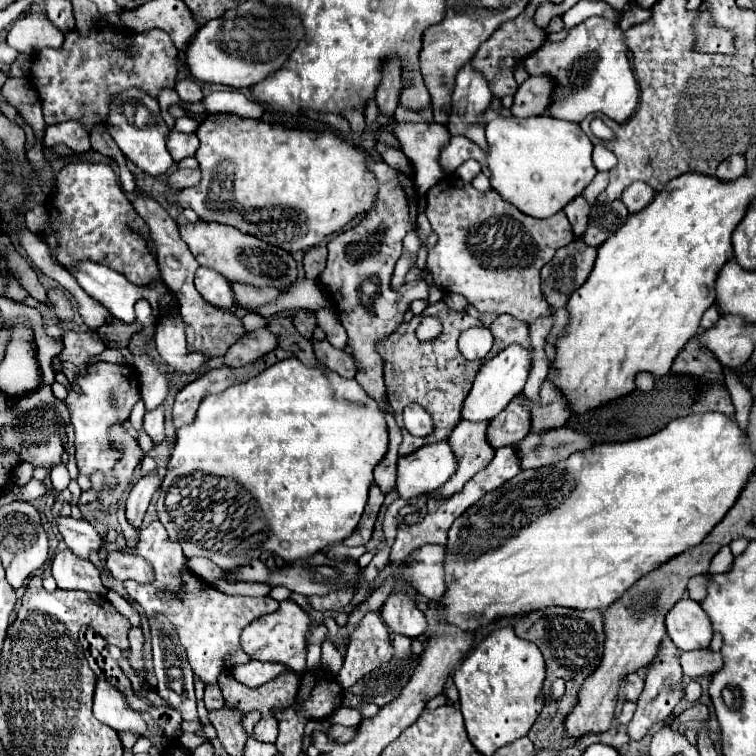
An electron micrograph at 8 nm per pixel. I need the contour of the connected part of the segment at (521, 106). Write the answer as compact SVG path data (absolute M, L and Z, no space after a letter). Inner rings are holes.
M545 75L539 77L529 77L523 85L519 85L517 93L513 95L513 107L511 115L513 117L535 117L535 115L545 115L549 107L553 91L553 81Z

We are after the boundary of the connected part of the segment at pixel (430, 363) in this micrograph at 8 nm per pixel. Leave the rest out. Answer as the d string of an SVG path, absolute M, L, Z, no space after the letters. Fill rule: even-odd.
M439 301L439 303L429 305L421 315L415 315L409 323L401 323L393 331L393 335L389 335L389 337L381 339L381 343L377 343L377 351L385 365L387 399L391 403L391 407L395 409L395 421L403 433L403 443L399 447L399 455L409 455L423 445L437 443L439 439L447 439L451 435L451 431L457 427L457 423L461 421L463 401L465 401L467 393L471 391L473 379L475 379L479 367L483 365L483 361L467 361L461 355L461 351L457 349L457 339L459 339L461 331L475 327L475 325L481 325L481 321L467 315L465 311L453 311L447 307L447 303ZM427 315L435 315L443 321L443 333L433 341L419 341L415 335L415 329L421 323L421 319ZM409 403L419 403L421 407L425 407L431 413L431 417L435 421L433 435L419 439L419 437L413 437L405 429L401 413Z

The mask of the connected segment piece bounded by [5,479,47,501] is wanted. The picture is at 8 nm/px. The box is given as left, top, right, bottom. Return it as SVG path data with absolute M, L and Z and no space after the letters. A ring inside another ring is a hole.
M31 479L25 487L19 487L19 485L11 485L5 495L9 493L19 493L21 501L33 501L33 499L39 499L43 495L47 495L47 487L45 487L45 481L39 481L39 479Z

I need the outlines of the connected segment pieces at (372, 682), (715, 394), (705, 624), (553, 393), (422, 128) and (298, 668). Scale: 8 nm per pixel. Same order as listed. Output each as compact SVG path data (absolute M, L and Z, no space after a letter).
M389 633L389 639L395 647L393 659L389 663L383 663L377 671L359 679L353 687L345 689L345 693L355 693L367 703L375 703L377 707L385 707L393 699L397 699L397 695L401 693L405 683L409 683L413 671L417 669L421 657L411 653L409 637Z
M693 337L685 345L685 349L677 355L677 359L673 361L671 373L693 375L695 379L701 379L701 399L697 399L697 403L689 413L717 411L717 413L729 415L731 419L735 417L735 407L723 383L721 363L717 361L715 355L701 351L701 343L697 343L697 337Z
M683 597L667 613L667 633L681 651L707 649L713 637L709 615L689 597Z
M549 377L545 379L539 391L539 407L533 405L529 399L525 399L525 403L529 403L531 411L531 431L537 431L537 427L563 427L565 421L573 415L567 405L567 399L561 395L561 391L553 385Z
M393 121L393 133L401 145L401 151L413 161L413 183L423 197L445 173L437 163L441 147L449 141L449 131L441 123L405 123Z
M283 601L279 611L271 615L263 615L261 619L255 619L249 627L241 633L241 647L253 661L271 661L281 663L287 669L301 673L305 669L305 657L307 657L307 633L311 629L309 615L293 601Z

